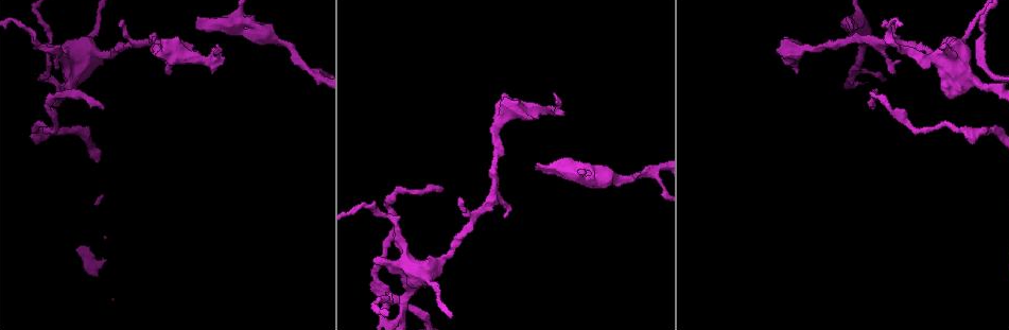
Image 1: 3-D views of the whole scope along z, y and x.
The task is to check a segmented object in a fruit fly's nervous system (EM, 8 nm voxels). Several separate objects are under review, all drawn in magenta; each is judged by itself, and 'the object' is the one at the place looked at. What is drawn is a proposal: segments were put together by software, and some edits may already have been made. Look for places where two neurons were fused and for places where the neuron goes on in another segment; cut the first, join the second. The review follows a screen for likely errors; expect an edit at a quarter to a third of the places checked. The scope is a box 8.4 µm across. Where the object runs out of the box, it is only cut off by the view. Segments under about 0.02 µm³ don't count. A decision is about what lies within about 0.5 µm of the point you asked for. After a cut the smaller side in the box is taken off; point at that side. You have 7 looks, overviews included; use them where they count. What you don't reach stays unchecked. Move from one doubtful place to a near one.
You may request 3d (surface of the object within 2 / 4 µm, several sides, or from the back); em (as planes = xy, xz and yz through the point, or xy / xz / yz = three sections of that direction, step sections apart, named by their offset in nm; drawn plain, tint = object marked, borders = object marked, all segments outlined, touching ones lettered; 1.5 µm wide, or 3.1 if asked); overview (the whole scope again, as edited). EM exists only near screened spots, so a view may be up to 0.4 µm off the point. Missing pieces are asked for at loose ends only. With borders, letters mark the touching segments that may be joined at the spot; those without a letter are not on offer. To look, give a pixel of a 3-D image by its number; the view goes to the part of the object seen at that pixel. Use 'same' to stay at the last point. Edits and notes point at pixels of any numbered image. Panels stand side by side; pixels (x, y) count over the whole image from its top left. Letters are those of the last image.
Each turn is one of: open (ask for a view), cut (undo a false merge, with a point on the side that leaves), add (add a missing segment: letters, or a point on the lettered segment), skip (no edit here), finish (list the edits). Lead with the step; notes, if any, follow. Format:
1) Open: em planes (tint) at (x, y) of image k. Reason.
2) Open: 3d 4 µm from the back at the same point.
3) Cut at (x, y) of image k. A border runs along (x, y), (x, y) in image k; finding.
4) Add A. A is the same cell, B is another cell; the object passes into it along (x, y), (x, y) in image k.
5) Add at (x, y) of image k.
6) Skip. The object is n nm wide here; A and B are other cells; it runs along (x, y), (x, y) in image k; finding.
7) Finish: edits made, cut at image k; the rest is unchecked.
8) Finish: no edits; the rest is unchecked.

Open: em yz step 4 (tint) at (972, 26) of image 1.

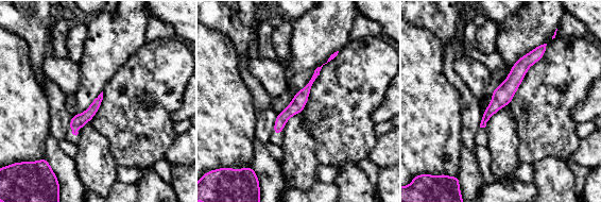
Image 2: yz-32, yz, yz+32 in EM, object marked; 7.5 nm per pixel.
Open: em planes (borders) at the same point.

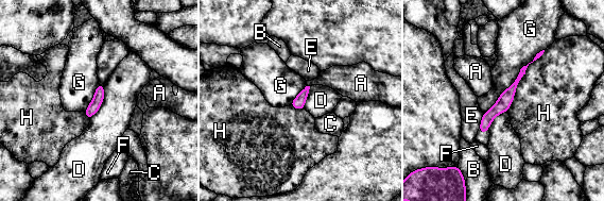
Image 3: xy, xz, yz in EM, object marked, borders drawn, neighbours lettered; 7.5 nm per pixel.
Skip. A, B, C, D, E, F, G and H are other cells; a border runs along (104, 85), (102, 104), (89, 118) in image 3; continuous, no second neuron.

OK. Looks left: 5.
Open: em planes (borders) at (34, 48) of image 1. An open end.

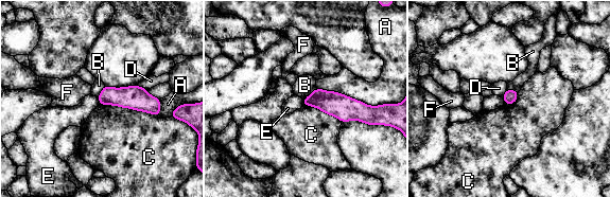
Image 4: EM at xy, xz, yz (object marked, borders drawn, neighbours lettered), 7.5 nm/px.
Skip. A, B, C, D, E and F are other cells; no lettered segment goes on from it.

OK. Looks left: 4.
Open: 3d 4 µm at (855, 71) of image 1. Sharp bend.

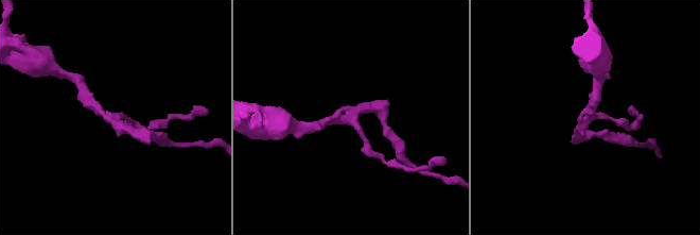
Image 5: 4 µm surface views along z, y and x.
Open: em yz step 8 (tint) at (349, 119) of image 5. 3 arms meet here; shape alone is not enough.

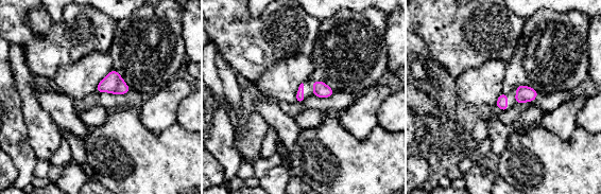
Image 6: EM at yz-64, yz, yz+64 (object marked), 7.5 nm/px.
Open: em planes (borders) at the same point.

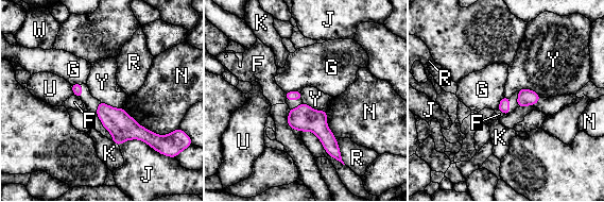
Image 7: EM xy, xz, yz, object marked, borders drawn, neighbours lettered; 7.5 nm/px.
Skip. The longest contact is with N, 380 nm; F, G, J, K, N, R, U, W and Y are other cells; a border runs along (303, 102), (326, 112) in image 7; continuous, no second neuron.

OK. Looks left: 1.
Finish: no edits; the rest is unchecked.

